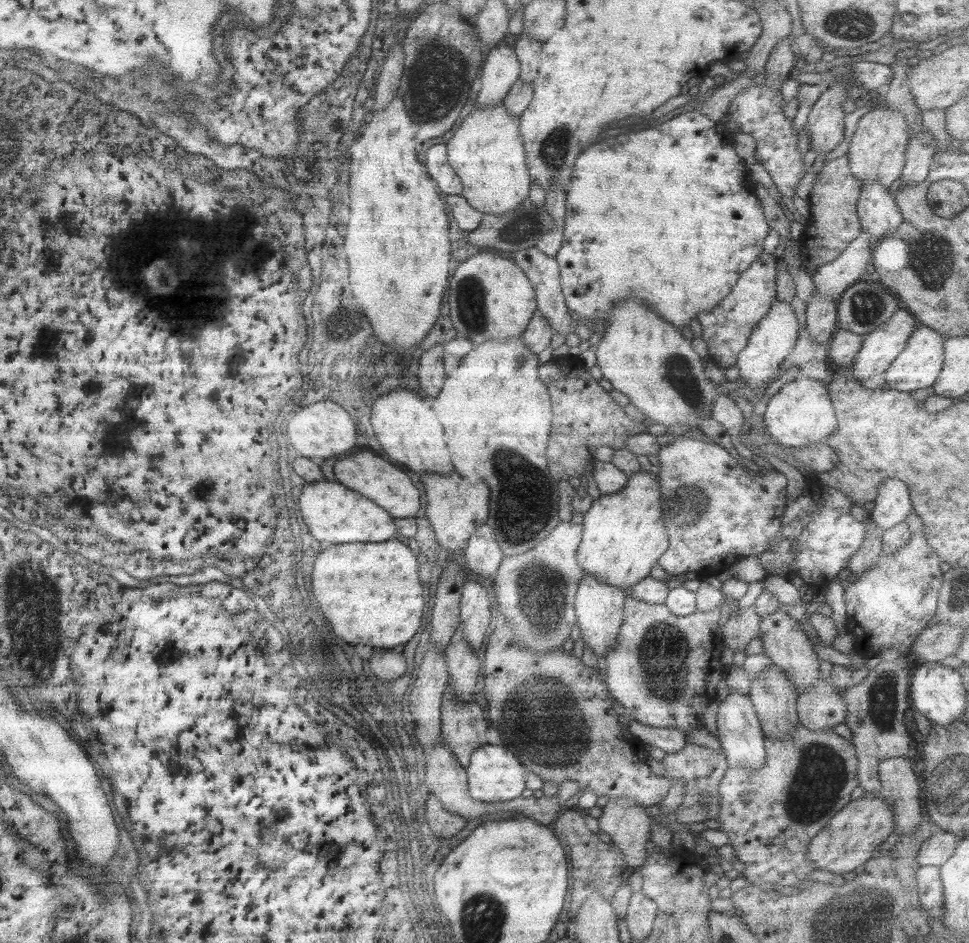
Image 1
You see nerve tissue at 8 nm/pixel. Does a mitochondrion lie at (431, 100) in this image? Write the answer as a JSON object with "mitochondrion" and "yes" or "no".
{"mitochondrion":"yes"}

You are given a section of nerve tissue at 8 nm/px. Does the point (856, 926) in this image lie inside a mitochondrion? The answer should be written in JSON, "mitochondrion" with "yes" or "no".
{"mitochondrion":"yes"}

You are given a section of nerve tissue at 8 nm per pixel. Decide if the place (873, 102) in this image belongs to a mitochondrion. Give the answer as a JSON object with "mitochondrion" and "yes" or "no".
{"mitochondrion":"no"}

